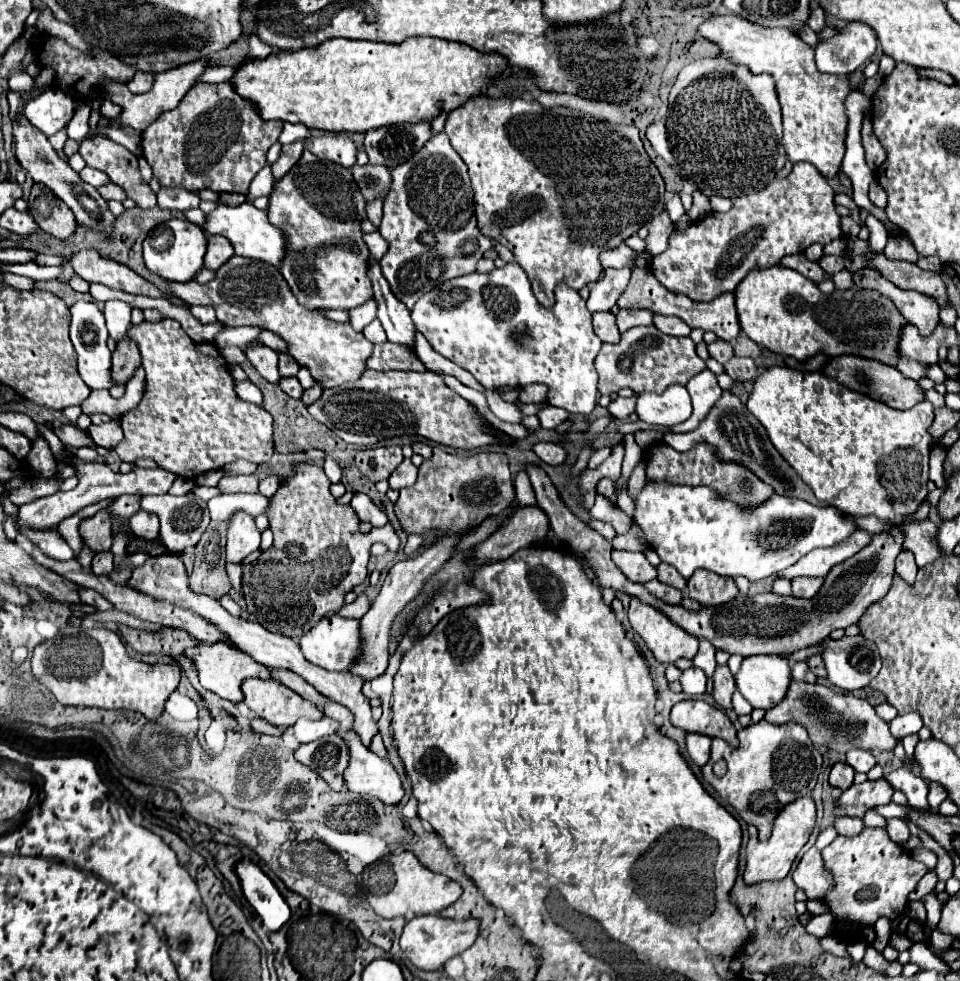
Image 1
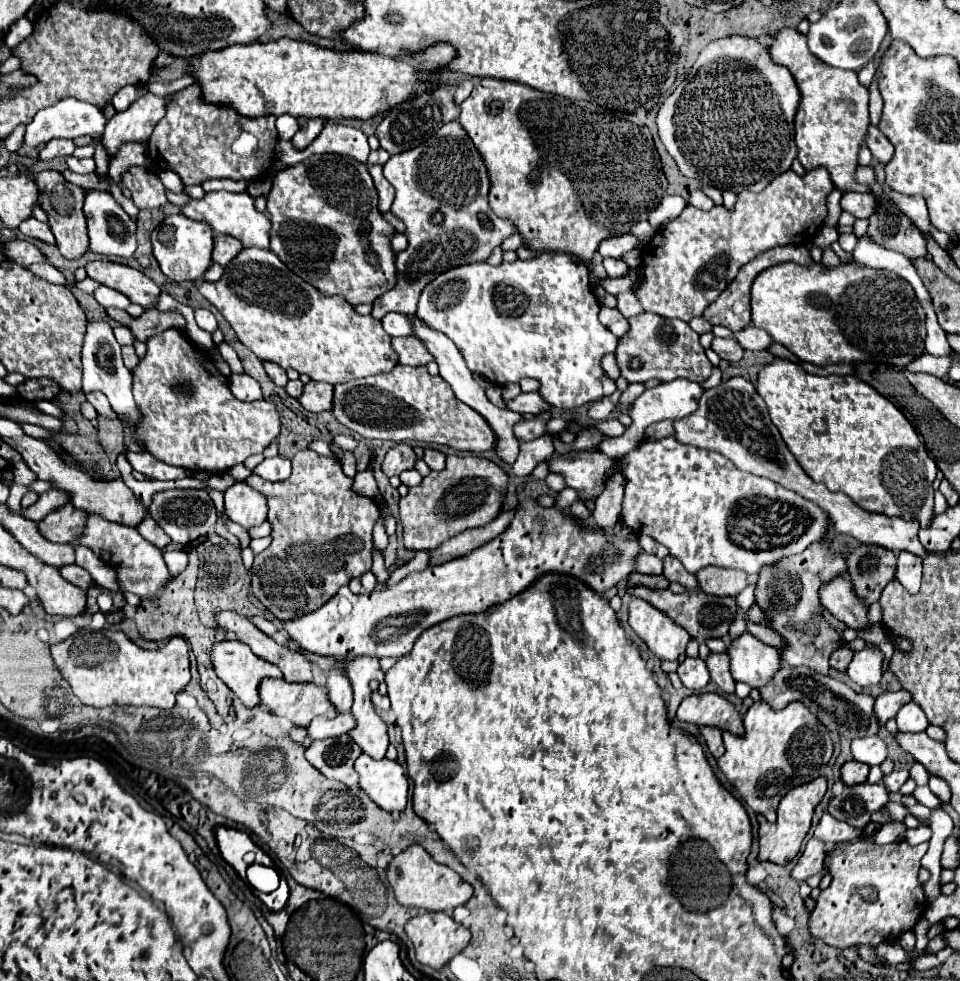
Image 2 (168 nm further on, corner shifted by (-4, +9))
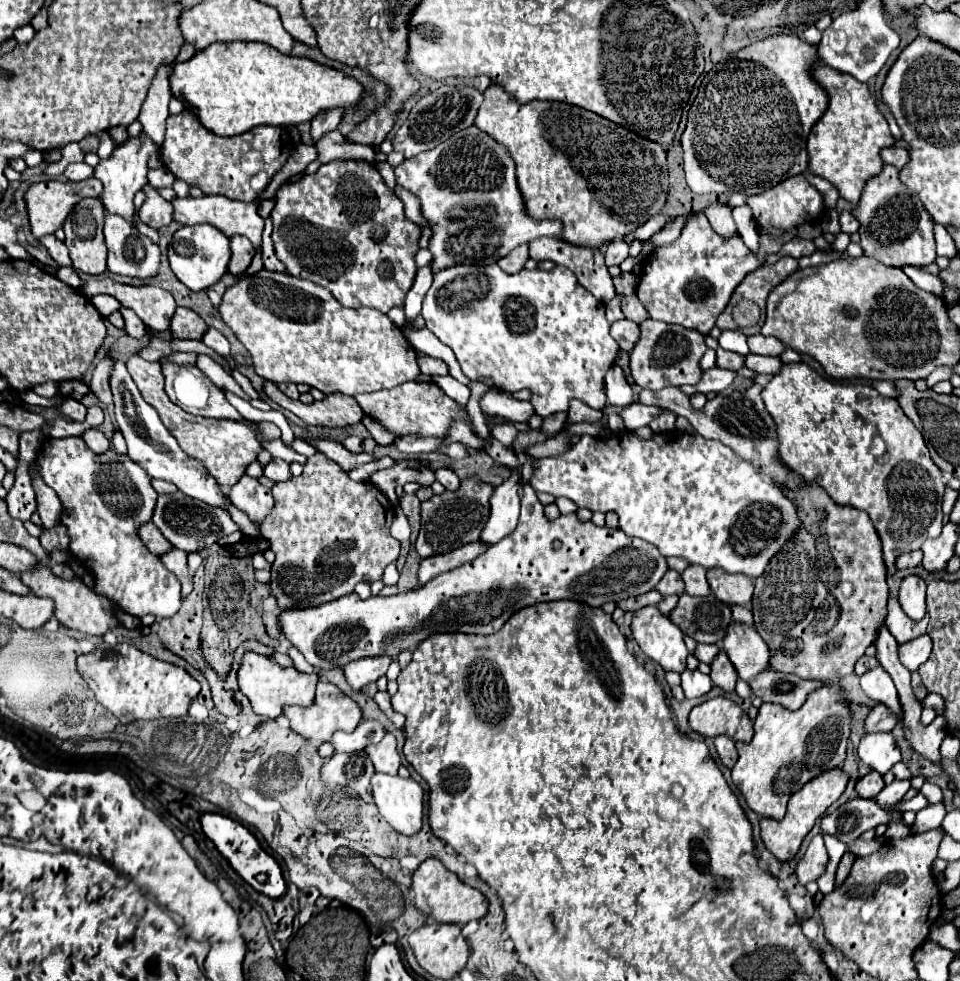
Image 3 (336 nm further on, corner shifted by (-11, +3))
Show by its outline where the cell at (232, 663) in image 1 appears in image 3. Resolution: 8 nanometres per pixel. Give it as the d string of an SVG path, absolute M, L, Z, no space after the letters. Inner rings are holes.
M246 653L242 667L238 671L238 685L240 691L250 699L254 711L258 715L264 715L268 719L276 719L282 715L286 705L312 705L314 693L316 693L316 683L318 677L312 675L302 675L296 669L286 669L274 663L270 657L258 655L258 653Z

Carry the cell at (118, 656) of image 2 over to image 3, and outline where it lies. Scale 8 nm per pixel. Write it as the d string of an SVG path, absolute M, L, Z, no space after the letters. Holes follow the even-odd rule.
M118 643L110 651L96 649L94 653L78 657L78 671L96 693L96 699L124 725L138 719L184 717L192 699L200 693L200 683L188 671L158 661L128 643Z

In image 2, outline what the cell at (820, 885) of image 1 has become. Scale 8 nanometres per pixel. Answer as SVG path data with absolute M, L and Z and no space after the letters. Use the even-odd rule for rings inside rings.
M811 839L805 847L805 851L801 853L801 857L797 859L797 865L793 867L791 875L797 881L805 881L807 877L819 873L823 869L823 859L827 853L827 845L819 839Z

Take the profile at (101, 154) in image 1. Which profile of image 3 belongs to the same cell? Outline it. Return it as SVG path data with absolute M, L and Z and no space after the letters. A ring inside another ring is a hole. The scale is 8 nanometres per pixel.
M150 185L144 187L144 193L146 193L146 201L138 211L140 221L146 223L148 227L156 229L156 231L170 225L170 221L172 221L172 205L166 199L162 199L158 195L158 191L154 187L150 187Z

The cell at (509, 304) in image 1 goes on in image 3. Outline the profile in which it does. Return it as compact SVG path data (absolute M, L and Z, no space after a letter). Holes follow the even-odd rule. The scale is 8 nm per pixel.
M496 263L492 265L452 265L448 269L440 269L440 273L434 275L434 283L432 287L428 289L426 297L424 297L424 303L422 303L422 317L426 321L426 327L444 343L448 345L462 371L472 379L472 381L478 381L482 377L490 377L494 379L496 387L506 391L506 393L514 393L514 391L520 391L520 389L530 389L532 391L532 399L530 403L534 405L534 411L536 415L540 417L548 417L552 413L558 413L558 411L568 411L568 401L570 399L580 399L584 401L586 405L590 405L592 409L604 409L606 405L606 395L604 395L604 387L602 387L602 379L604 379L604 373L614 365L616 357L618 357L618 345L616 341L612 339L610 335L610 323L604 315L604 303L598 301L592 293L588 293L580 283L578 279L574 277L574 273L562 265L556 265L552 271L542 271L542 269L534 269L534 271L520 271L516 275L508 275L504 273Z

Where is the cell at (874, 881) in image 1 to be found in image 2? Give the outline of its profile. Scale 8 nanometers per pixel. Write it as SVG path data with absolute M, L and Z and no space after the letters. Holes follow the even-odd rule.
M863 835L857 841L849 843L835 843L831 851L825 855L827 871L831 873L833 881L831 885L821 891L817 897L817 905L811 913L809 919L809 931L823 939L827 945L837 947L837 949L847 949L847 947L857 947L859 955L869 961L869 963L881 963L873 955L873 947L903 935L905 931L911 931L917 923L917 919L925 911L925 895L923 887L917 881L917 873L921 869L921 857L927 851L927 843L921 843L917 847L911 847L907 841L897 841L897 843L887 843L887 845L877 845L873 843L873 835Z

